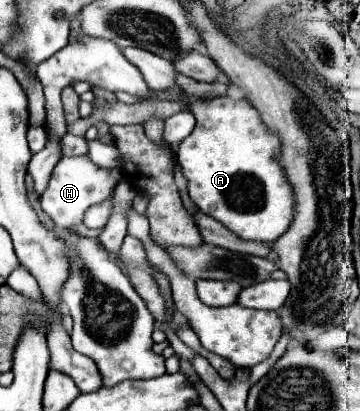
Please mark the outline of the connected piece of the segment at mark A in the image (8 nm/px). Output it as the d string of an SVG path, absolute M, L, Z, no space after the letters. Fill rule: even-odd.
M178 86L168 91L172 95L172 101L188 106L194 113L194 117L198 119L192 135L188 135L180 143L180 151L178 151L180 167L184 171L184 177L188 179L188 193L190 193L190 199L196 203L196 207L204 215L210 215L216 221L220 221L226 229L230 229L240 239L272 243L280 235L284 235L288 225L292 225L294 221L296 199L294 199L294 189L284 173L284 167L280 165L280 157L278 157L280 139L264 125L264 121L260 119L260 113L246 99L232 101L230 97L216 97L210 101L190 103L178 97L182 93Z

